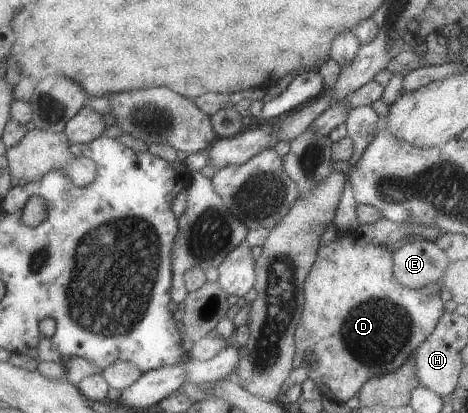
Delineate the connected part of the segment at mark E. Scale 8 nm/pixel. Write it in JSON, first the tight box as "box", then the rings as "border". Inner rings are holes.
{"box":[392,240,450,289],"border":[[[429,240],[401,243],[392,254],[392,273],[401,286],[418,289],[439,282],[450,260]]]}

